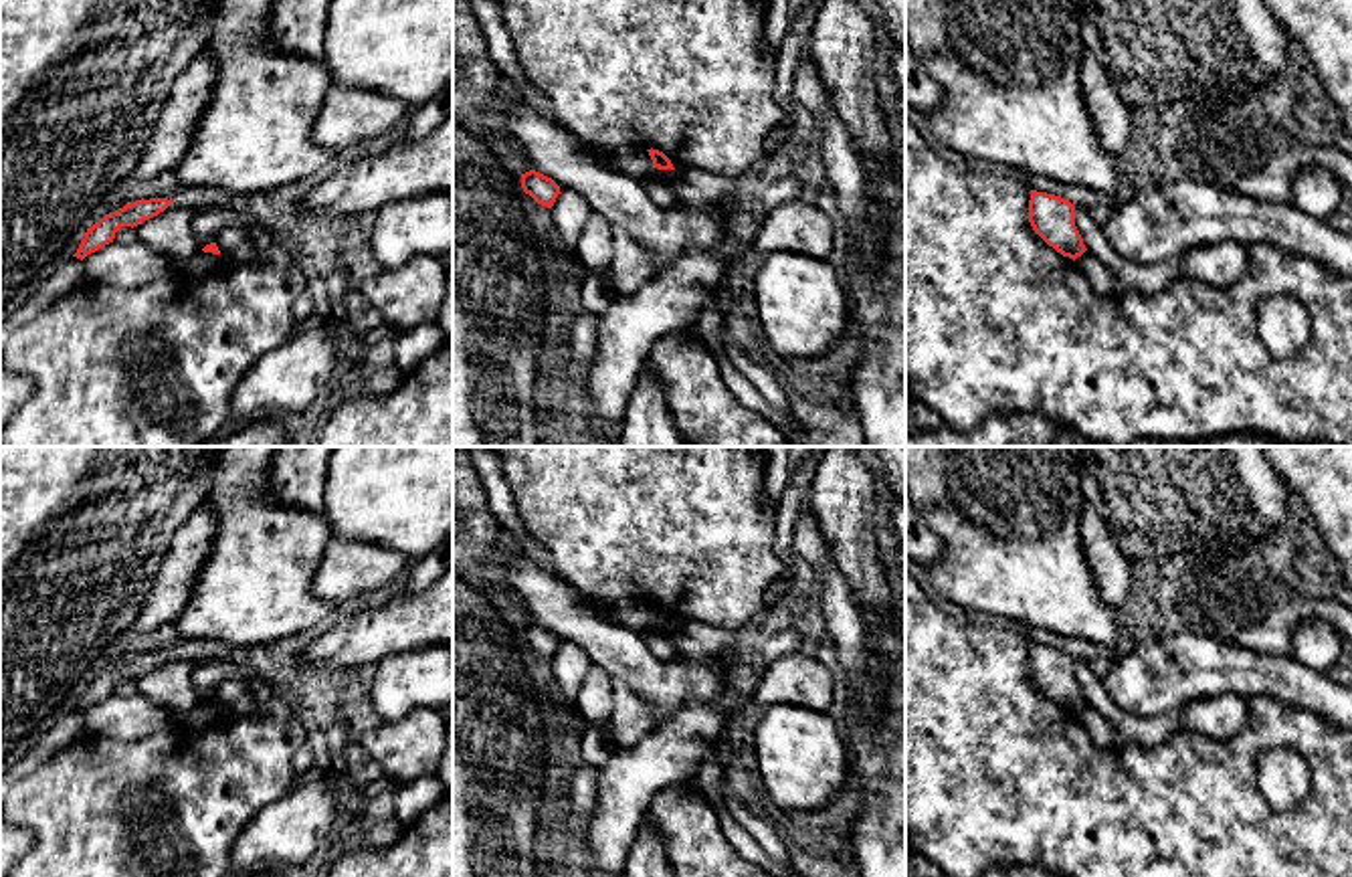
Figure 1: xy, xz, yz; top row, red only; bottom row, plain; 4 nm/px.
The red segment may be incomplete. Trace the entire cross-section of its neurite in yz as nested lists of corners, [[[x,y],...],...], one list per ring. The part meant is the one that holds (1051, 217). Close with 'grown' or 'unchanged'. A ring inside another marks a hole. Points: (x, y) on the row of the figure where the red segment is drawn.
[[[1031,190],[1029,222],[1063,257],[1075,261],[1087,251],[1075,226],[1075,206],[1061,196]]]; unchanged

